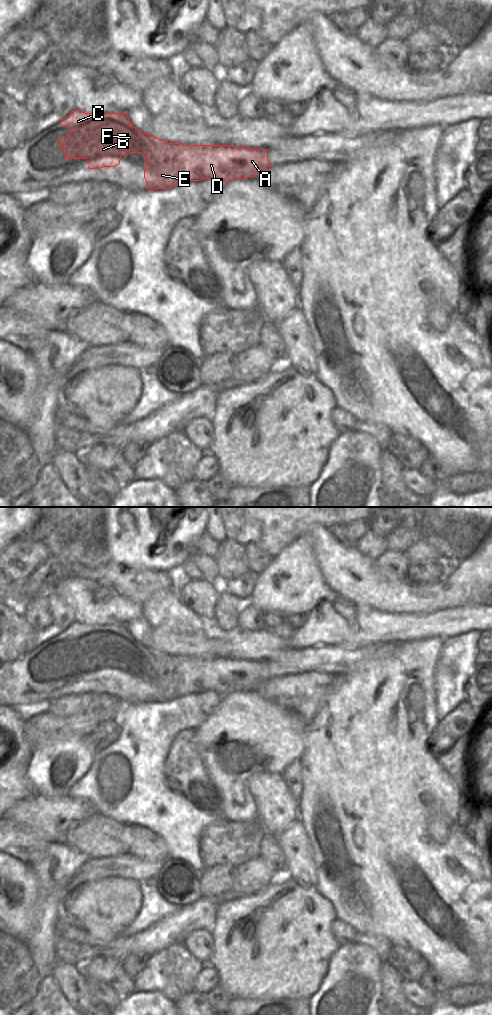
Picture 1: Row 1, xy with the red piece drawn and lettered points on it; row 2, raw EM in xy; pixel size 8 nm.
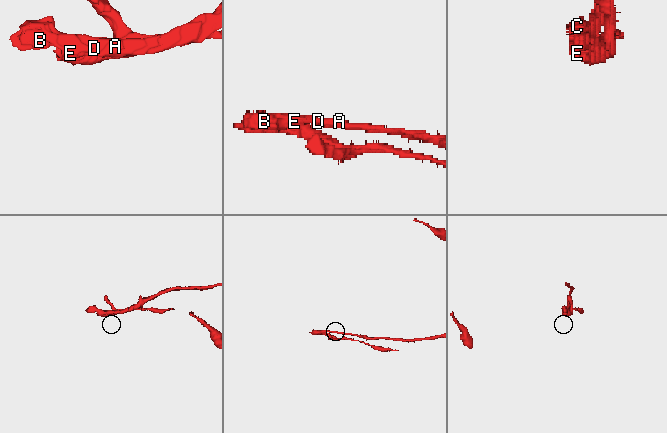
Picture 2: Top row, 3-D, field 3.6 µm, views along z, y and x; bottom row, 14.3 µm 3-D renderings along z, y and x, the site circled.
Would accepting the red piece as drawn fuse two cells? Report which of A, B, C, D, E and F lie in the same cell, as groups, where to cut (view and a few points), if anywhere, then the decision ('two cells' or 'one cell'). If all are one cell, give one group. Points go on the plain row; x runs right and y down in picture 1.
A D / B C E F; cut in xy along (198, 658), (203, 667), (191, 671), (190, 679), (202, 690); two cells

